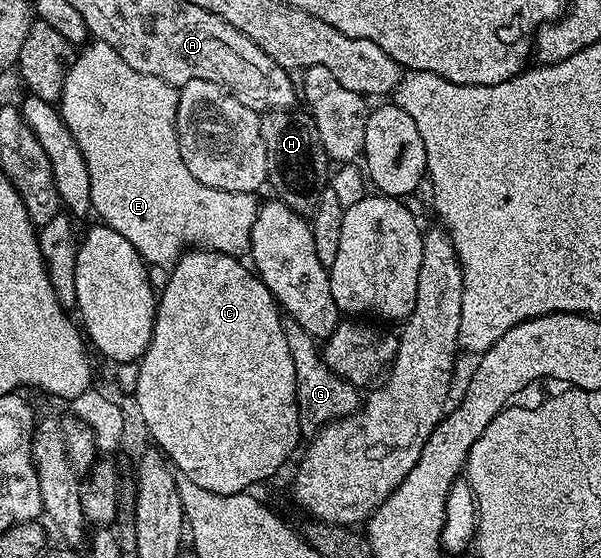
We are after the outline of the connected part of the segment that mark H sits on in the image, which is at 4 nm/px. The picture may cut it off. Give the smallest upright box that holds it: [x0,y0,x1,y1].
[261,109,332,216]

